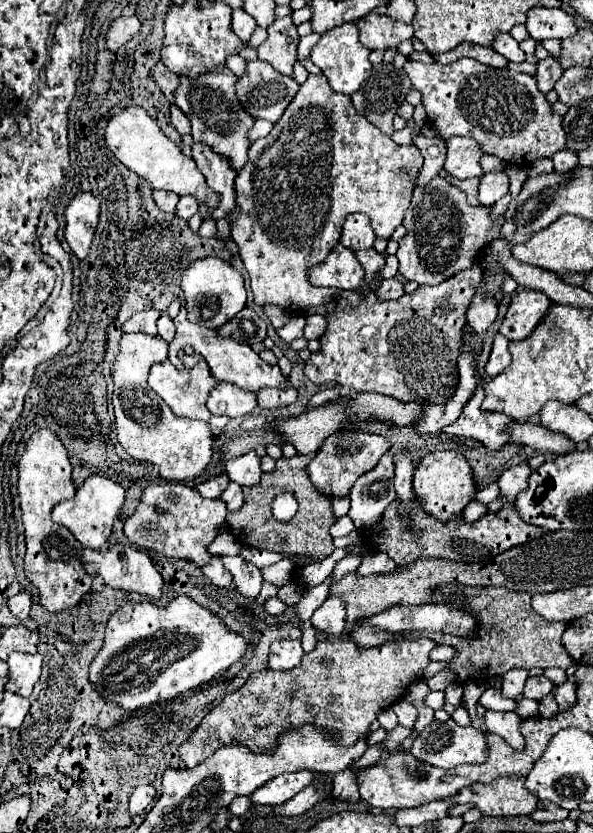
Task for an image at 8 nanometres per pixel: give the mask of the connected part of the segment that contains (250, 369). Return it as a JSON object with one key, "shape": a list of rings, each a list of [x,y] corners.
{"shape":[[[181,308],[179,316],[177,316],[173,322],[175,328],[177,328],[177,336],[175,336],[175,340],[169,344],[168,359],[177,369],[182,370],[185,368],[182,361],[178,358],[179,350],[182,346],[191,346],[191,348],[195,348],[197,354],[201,354],[201,356],[207,360],[207,364],[209,364],[209,368],[211,368],[211,374],[213,374],[219,382],[223,382],[223,378],[225,378],[227,382],[233,382],[233,384],[237,384],[237,386],[241,386],[241,388],[245,388],[247,392],[253,392],[253,394],[257,394],[257,392],[263,390],[263,388],[279,388],[279,390],[291,388],[289,378],[281,374],[281,370],[279,370],[277,364],[271,366],[271,364],[263,362],[263,360],[259,358],[259,354],[255,354],[255,352],[253,352],[249,346],[245,346],[245,344],[239,344],[239,342],[235,342],[235,340],[227,340],[227,338],[219,338],[219,336],[217,336],[215,332],[211,332],[209,328],[191,324],[191,322],[187,320],[187,310],[185,310],[185,308]]]}

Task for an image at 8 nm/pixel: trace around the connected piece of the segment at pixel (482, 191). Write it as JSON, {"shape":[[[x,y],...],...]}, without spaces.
{"shape":[[[505,172],[485,174],[481,178],[481,186],[479,186],[479,202],[493,206],[507,192],[509,192],[509,178],[507,178]]]}

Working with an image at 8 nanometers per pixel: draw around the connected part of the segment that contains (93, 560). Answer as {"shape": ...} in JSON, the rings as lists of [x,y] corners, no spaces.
{"shape":[[[109,544],[107,548],[101,550],[91,550],[85,548],[83,550],[83,568],[89,574],[101,576],[105,580],[107,586],[111,588],[121,588],[125,592],[137,592],[137,594],[145,594],[153,600],[161,598],[161,588],[163,588],[163,578],[161,574],[155,570],[153,560],[145,554],[139,552],[135,546],[127,546],[127,544]]]}

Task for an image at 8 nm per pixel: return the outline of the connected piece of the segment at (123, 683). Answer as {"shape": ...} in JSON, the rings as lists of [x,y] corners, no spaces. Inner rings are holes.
{"shape":[[[177,596],[167,608],[151,602],[125,604],[107,622],[105,642],[91,662],[89,680],[105,700],[135,710],[211,682],[239,662],[249,648],[251,640],[229,630],[217,614],[189,596]]]}

